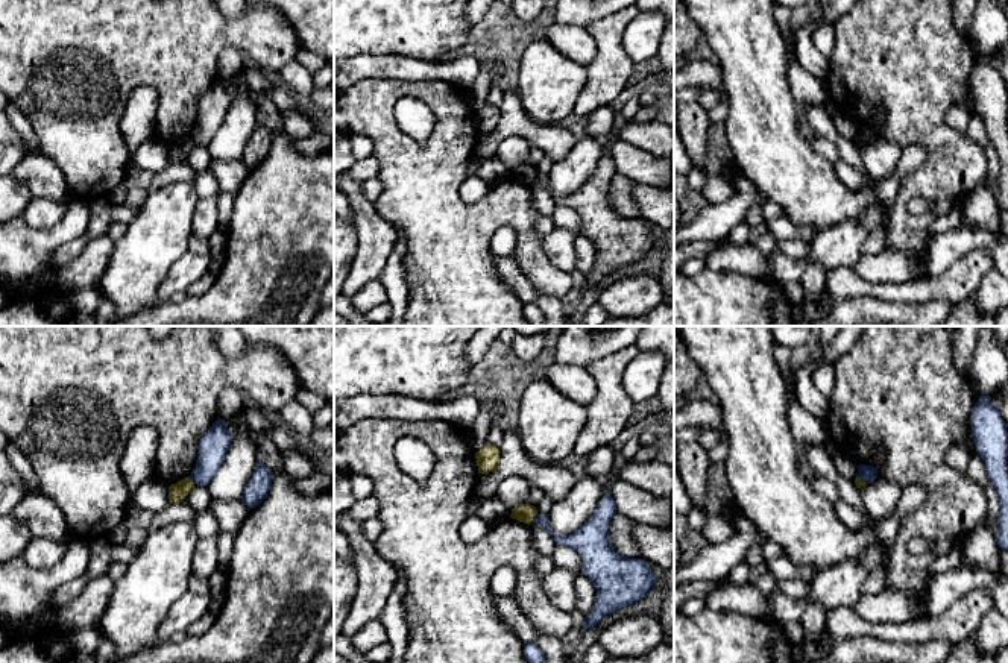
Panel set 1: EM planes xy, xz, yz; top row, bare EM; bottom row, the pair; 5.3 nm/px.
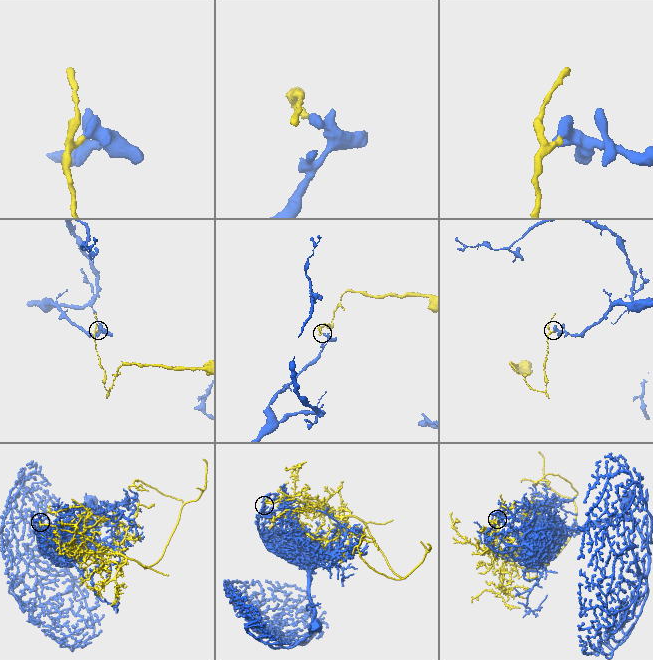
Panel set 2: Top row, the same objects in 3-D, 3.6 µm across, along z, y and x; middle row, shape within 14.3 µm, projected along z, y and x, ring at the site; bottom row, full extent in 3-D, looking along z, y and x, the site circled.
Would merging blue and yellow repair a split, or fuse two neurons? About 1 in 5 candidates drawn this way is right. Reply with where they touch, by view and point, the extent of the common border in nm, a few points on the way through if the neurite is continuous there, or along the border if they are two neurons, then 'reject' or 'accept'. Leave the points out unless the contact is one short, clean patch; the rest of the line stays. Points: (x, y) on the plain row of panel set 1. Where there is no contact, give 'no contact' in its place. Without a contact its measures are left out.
meets blue in xz at (535, 178); contact 50 nm long; border along xz (536, 173), (533, 181); reject

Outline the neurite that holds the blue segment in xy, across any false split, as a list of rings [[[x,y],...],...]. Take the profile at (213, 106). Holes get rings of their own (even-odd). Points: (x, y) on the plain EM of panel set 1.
[[[217,77],[206,94],[199,100],[196,126],[190,135],[194,144],[208,146],[222,127],[232,97],[228,93],[225,79]]]

